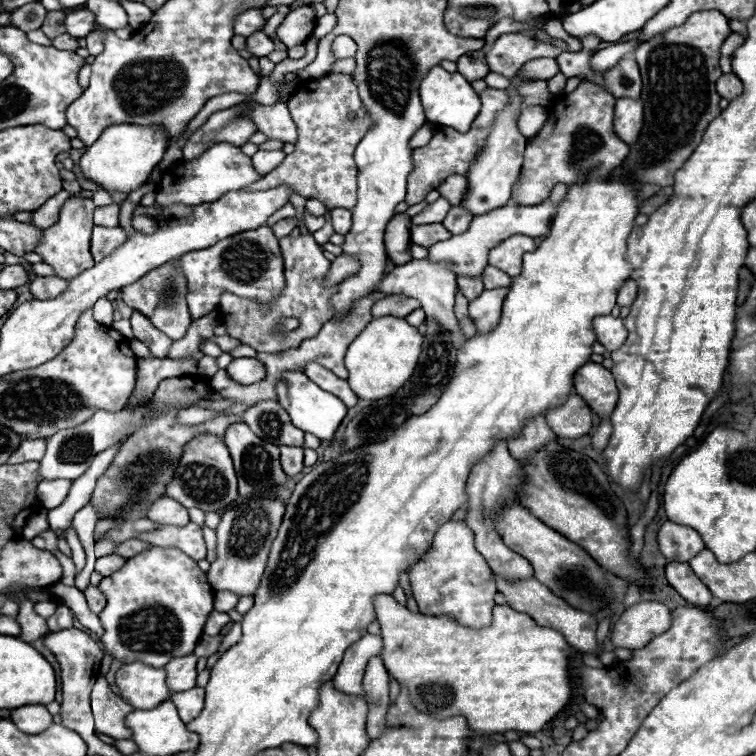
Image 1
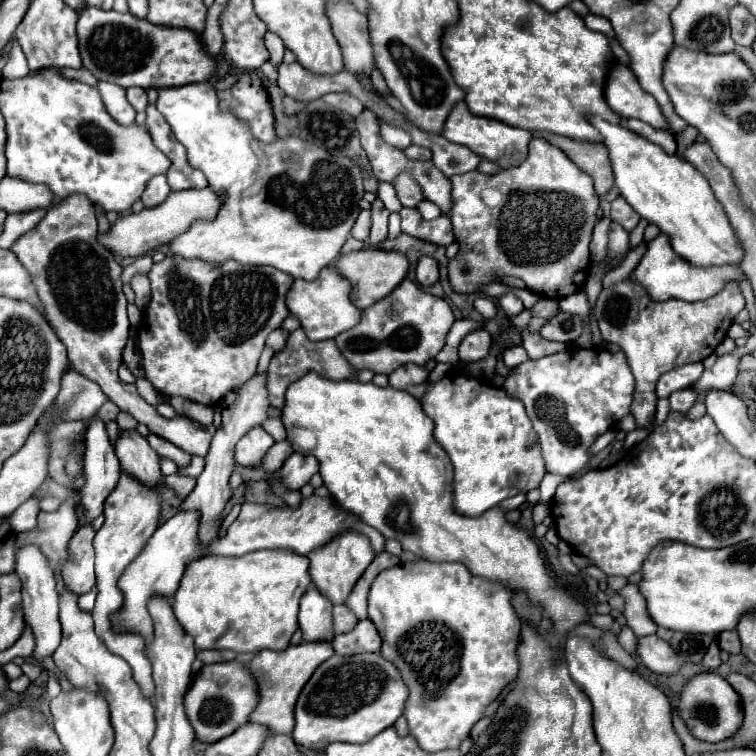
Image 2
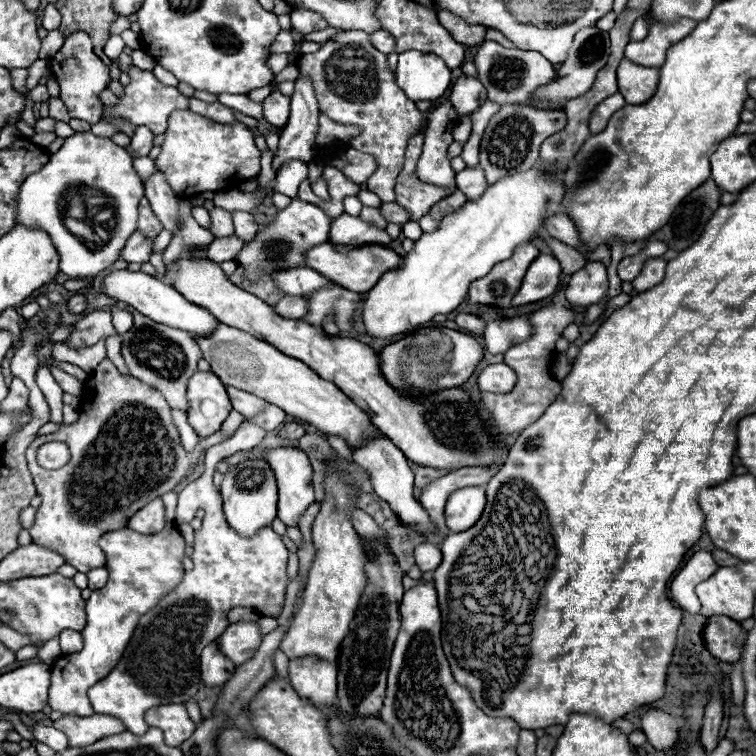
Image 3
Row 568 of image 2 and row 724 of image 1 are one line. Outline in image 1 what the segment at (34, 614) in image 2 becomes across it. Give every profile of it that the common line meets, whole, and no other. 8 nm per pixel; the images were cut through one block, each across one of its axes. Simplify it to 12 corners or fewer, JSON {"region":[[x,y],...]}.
{"region":[[20,706],[12,722],[24,734],[40,734],[52,724],[46,706]]}

